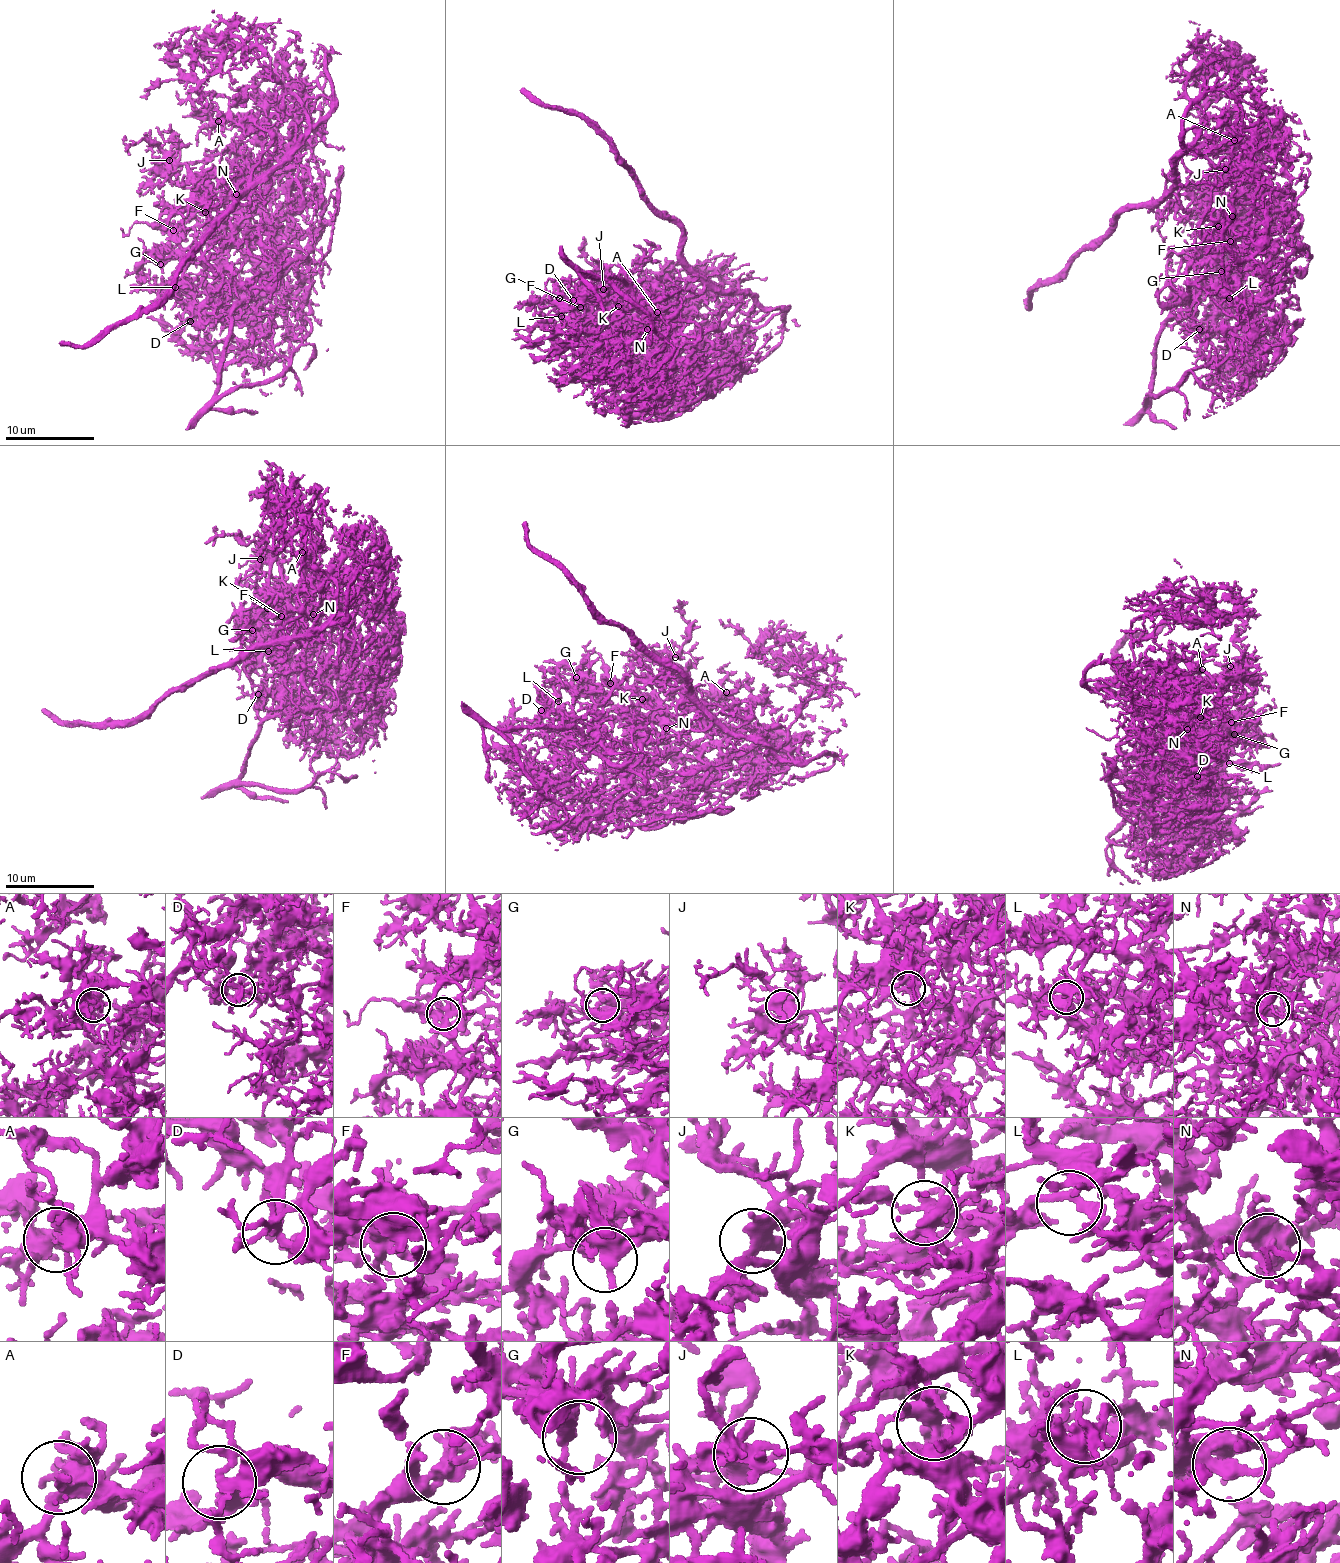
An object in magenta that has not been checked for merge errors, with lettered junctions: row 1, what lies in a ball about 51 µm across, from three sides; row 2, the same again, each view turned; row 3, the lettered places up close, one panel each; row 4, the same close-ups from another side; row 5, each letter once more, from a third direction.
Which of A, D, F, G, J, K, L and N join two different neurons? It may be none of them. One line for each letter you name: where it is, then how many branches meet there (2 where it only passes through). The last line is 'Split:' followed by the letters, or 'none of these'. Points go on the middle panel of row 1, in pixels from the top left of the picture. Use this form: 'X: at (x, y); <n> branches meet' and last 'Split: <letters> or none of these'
Split: none of these

